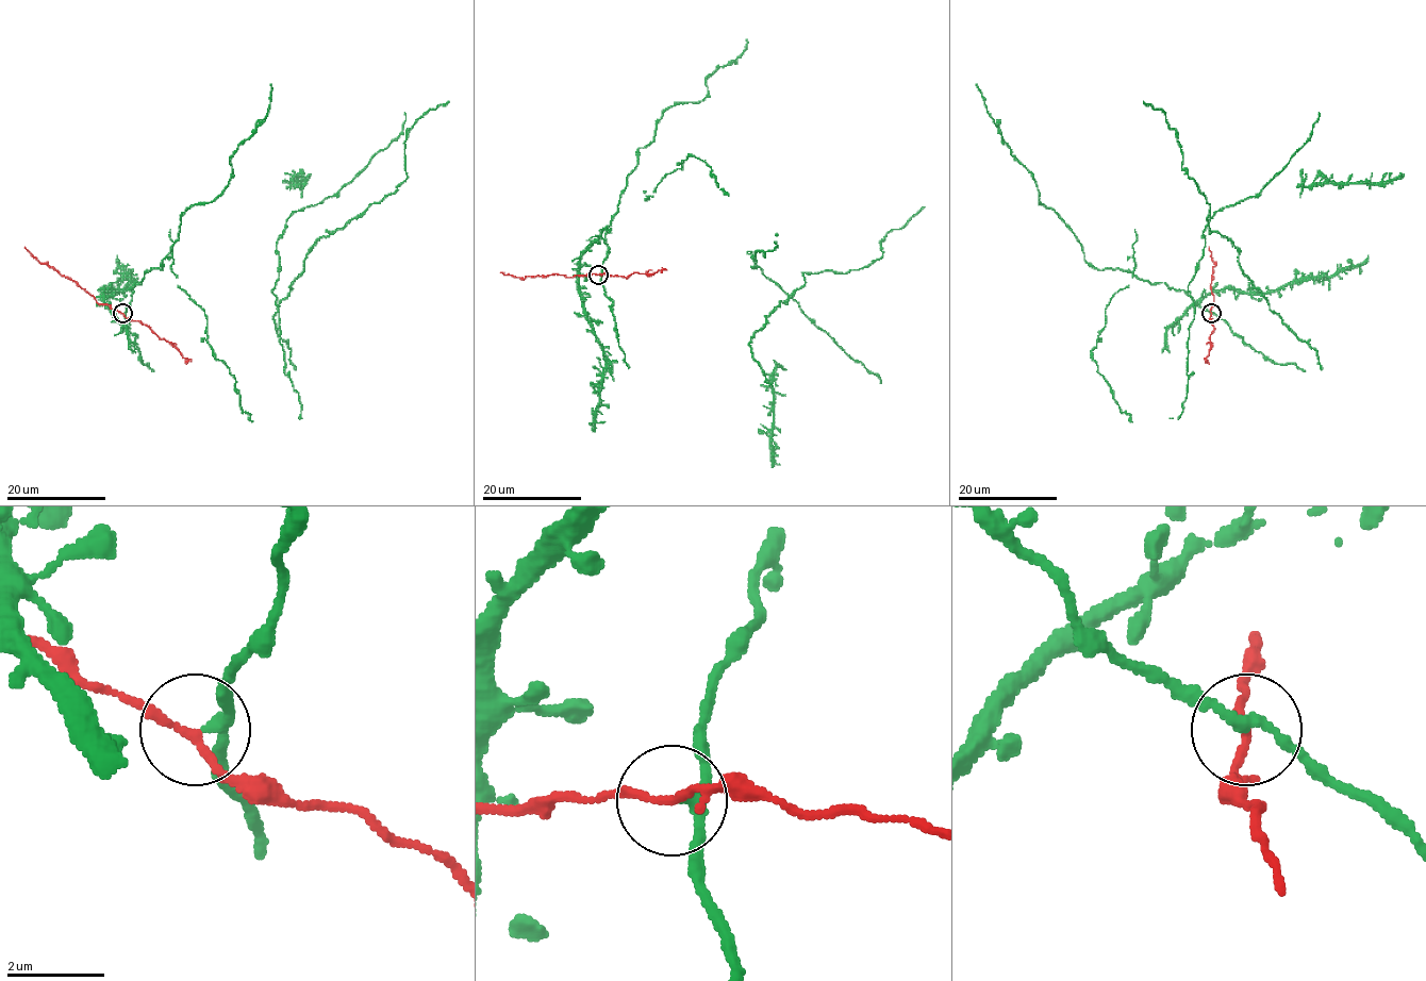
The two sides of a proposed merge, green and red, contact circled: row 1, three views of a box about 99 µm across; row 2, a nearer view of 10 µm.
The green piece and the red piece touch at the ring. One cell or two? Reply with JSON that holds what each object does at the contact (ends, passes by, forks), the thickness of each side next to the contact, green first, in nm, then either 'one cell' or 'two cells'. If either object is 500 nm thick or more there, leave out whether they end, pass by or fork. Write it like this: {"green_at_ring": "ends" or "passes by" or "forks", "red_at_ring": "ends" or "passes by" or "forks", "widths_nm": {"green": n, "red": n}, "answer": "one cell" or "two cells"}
{"green_at_ring": "passes by", "red_at_ring": "passes by", "widths_nm": {"green": 200, "red": 150}, "answer": "two cells"}

